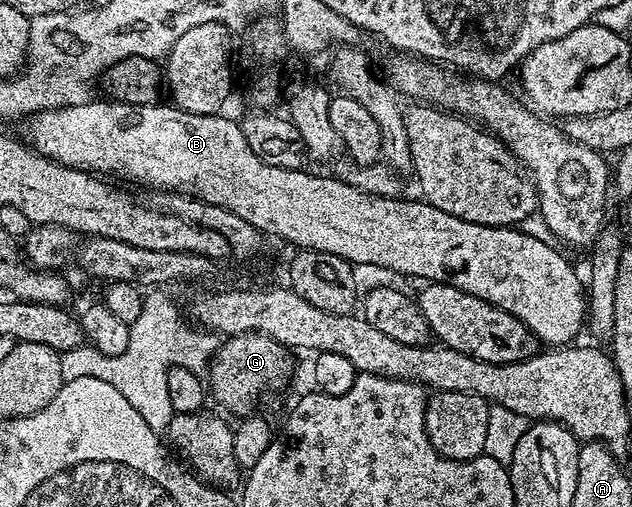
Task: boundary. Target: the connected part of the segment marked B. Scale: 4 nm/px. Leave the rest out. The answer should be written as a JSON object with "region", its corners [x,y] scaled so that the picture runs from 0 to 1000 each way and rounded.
{"region":[[[127,199],[111,203],[106,211],[85,211],[76,219],[54,221],[47,229],[47,288],[74,314],[90,318],[104,329],[123,329],[125,335],[139,341],[177,337],[179,343],[190,345],[195,353],[209,353],[210,359],[228,361],[233,369],[252,369],[245,373],[258,381],[304,385],[309,393],[321,393],[326,400],[354,408],[369,420],[375,420],[375,428],[388,428],[388,436],[394,436],[394,444],[400,444],[410,456],[415,456],[418,465],[429,467],[429,464],[437,464],[441,471],[456,471],[457,477],[468,479],[465,485],[473,491],[527,499],[533,507],[549,513],[557,523],[576,519],[581,527],[614,527],[616,533],[627,535],[631,542],[652,542],[657,550],[669,550],[668,554],[709,558],[736,578],[742,578],[748,586],[761,586],[767,596],[780,600],[782,606],[791,606],[799,617],[818,625],[847,659],[850,669],[866,680],[902,679],[908,671],[903,667],[916,651],[924,651],[926,631],[930,627],[930,584],[926,580],[924,552],[916,552],[916,542],[903,529],[902,515],[888,497],[877,495],[866,471],[853,471],[850,465],[834,464],[826,452],[816,452],[809,444],[769,448],[766,440],[736,436],[729,428],[717,428],[710,420],[691,412],[684,400],[674,396],[655,400],[650,393],[638,393],[639,389],[612,391],[609,387],[585,385],[582,379],[574,379],[571,373],[541,361],[532,349],[509,353],[505,345],[491,345],[486,333],[419,325],[419,318],[413,318],[413,310],[407,310],[407,302],[400,302],[400,294],[394,294],[394,278],[388,278],[388,262],[381,262],[377,241],[358,237],[348,223],[313,227],[312,223],[288,219],[285,211],[275,207],[258,211],[259,207],[247,207],[244,203],[225,211],[223,207],[204,207],[203,203],[185,203],[180,199],[161,199],[163,203],[138,201]]]}

